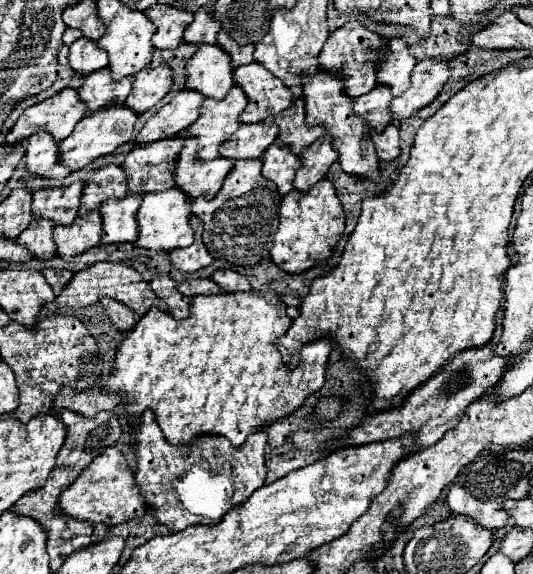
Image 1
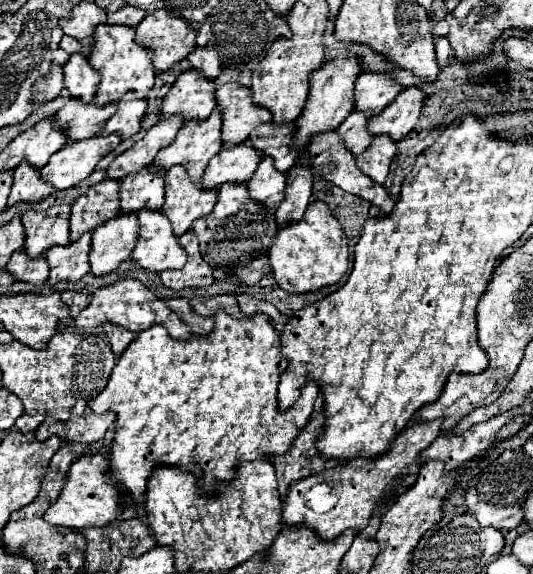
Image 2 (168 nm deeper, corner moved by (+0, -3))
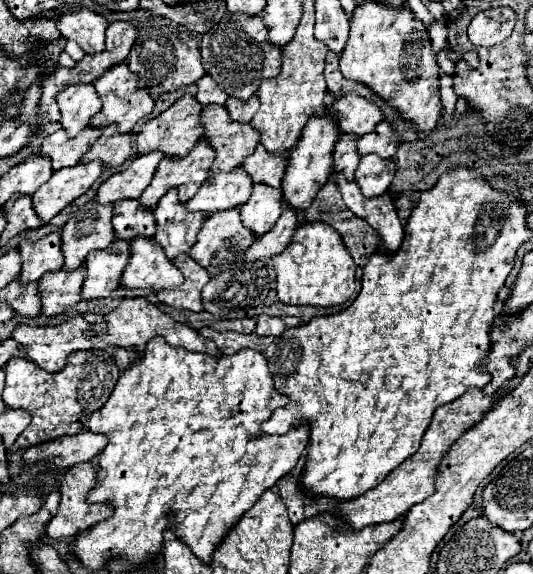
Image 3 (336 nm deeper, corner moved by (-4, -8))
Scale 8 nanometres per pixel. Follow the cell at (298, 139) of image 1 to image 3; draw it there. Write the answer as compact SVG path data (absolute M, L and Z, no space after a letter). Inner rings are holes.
M258 144L256 152L244 160L242 168L250 174L254 184L266 184L270 188L280 188L284 168L286 168L286 158L284 156L272 156L264 152L264 146Z

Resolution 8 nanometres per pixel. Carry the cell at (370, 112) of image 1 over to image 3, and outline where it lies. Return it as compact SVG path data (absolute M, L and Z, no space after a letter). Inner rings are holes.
M342 134L334 146L332 158L334 158L332 174L340 172L346 176L346 180L354 180L356 164L360 162L360 154L356 152L356 136Z

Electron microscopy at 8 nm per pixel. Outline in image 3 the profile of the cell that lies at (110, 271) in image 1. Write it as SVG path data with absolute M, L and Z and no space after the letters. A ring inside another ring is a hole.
M126 298L122 300L120 308L112 310L106 316L106 324L108 324L108 332L106 334L98 334L100 340L108 342L110 346L118 346L118 348L126 348L126 350L136 350L136 352L144 352L146 344L154 338L154 336L162 336L170 346L182 346L186 350L192 352L202 352L202 354L216 354L222 356L220 350L216 350L216 346L212 342L208 342L204 336L200 336L200 332L192 330L186 324L180 324L176 320L172 320L170 316L166 316L160 308L152 306L146 298Z

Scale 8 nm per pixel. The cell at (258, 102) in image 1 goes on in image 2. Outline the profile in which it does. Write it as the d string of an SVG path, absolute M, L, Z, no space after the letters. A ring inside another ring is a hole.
M226 83L216 89L218 109L224 111L224 147L234 147L248 139L250 131L262 123L272 121L272 113L254 103L250 87L240 83Z

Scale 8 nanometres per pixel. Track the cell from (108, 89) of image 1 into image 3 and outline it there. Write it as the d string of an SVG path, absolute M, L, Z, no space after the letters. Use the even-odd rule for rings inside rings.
M84 128L84 132L80 132L76 138L68 138L64 130L54 132L52 136L46 136L40 148L40 156L50 158L52 162L52 170L62 170L68 166L76 166L82 158L84 152L88 152L88 148L92 148L92 144L100 138L102 130L96 128Z

